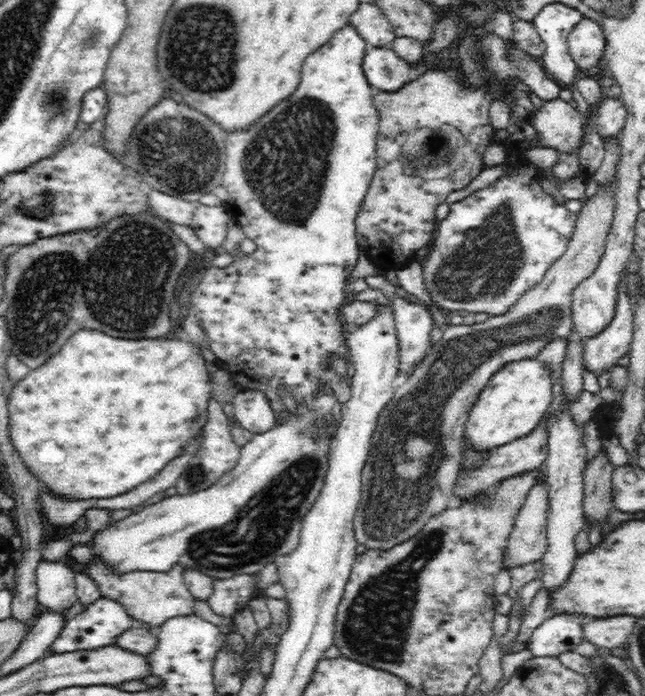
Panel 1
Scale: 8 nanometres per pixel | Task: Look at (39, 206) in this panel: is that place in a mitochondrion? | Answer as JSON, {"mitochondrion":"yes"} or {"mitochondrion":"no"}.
{"mitochondrion":"yes"}

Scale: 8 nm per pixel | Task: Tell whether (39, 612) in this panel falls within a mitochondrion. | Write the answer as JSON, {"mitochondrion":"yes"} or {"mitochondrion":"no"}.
{"mitochondrion":"no"}

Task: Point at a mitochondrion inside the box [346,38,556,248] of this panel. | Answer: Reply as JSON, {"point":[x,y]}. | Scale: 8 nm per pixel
{"point":[480,69]}

